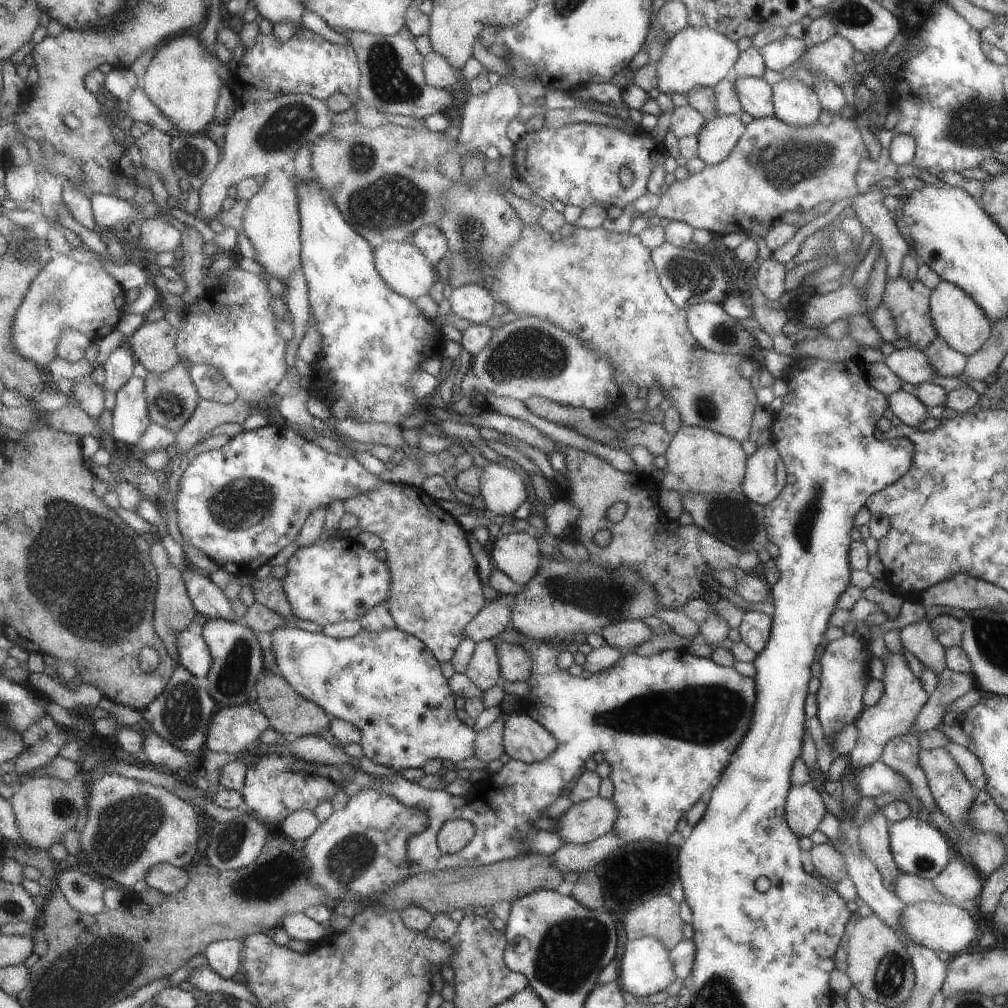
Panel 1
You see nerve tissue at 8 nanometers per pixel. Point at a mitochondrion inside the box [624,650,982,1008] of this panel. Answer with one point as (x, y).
(891, 971)

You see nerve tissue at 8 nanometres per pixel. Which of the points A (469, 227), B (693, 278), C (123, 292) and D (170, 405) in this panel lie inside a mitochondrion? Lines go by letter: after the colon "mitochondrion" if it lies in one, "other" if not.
A: mitochondrion
B: mitochondrion
C: other
D: mitochondrion

